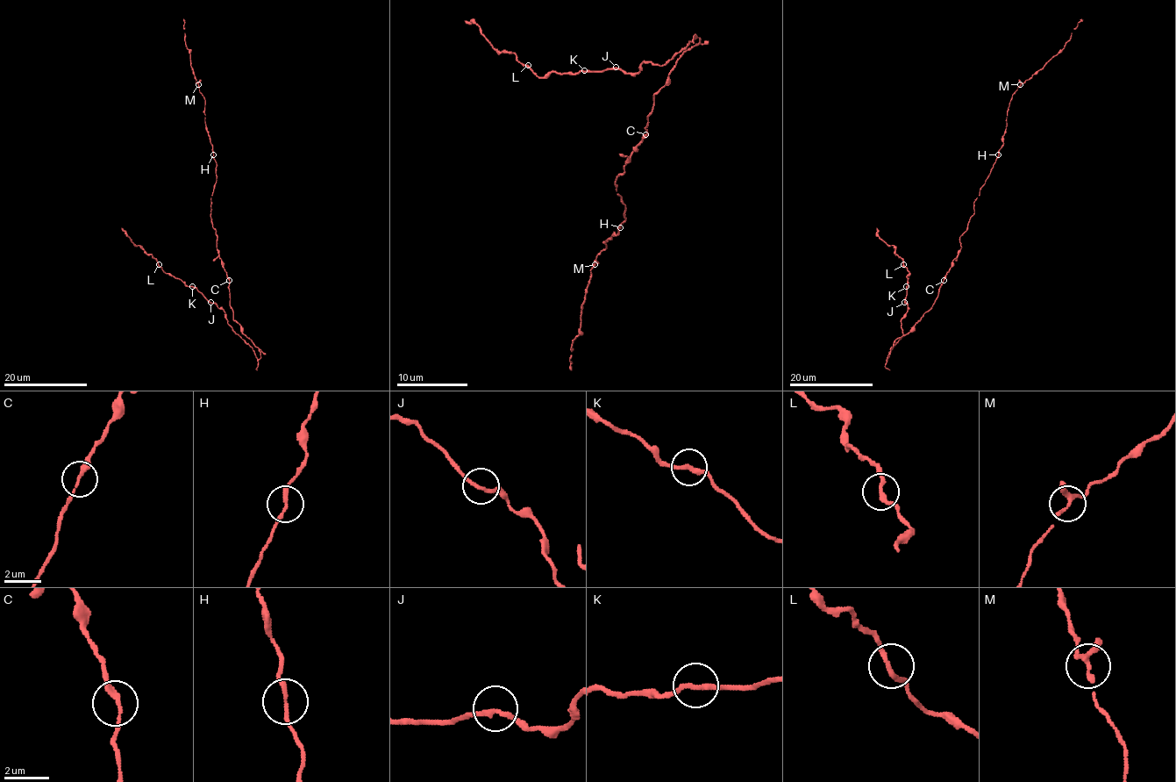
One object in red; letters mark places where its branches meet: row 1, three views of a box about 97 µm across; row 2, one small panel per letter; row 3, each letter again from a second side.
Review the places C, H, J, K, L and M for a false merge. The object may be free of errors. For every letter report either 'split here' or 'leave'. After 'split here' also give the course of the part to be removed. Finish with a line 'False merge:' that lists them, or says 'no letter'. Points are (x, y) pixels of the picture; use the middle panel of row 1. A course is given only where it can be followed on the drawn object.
C: leave
H: leave
J: leave
K: leave
L: leave
M: leave
False merge: no letter

